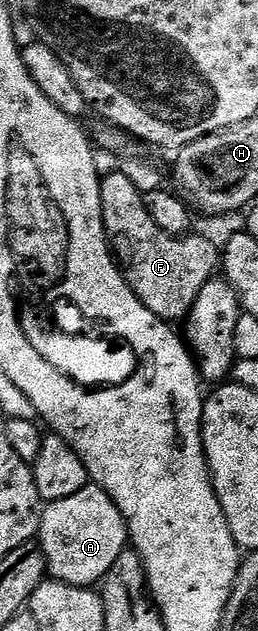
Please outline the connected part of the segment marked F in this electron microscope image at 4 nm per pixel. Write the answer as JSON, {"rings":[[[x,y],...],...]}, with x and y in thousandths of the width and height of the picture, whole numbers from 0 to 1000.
{"rings":[[[442,273],[395,281],[384,288],[391,301],[391,333],[399,334],[399,363],[415,366],[415,377],[430,390],[430,398],[492,442],[492,452],[516,460],[516,466],[593,498],[620,501],[628,507],[651,510],[721,509],[725,499],[740,494],[748,479],[764,475],[764,466],[810,448],[814,444],[853,429],[857,399],[818,380],[798,380],[787,374],[729,371],[713,376],[659,374],[578,345],[578,333],[562,333],[554,306],[484,282],[484,276]]]}

